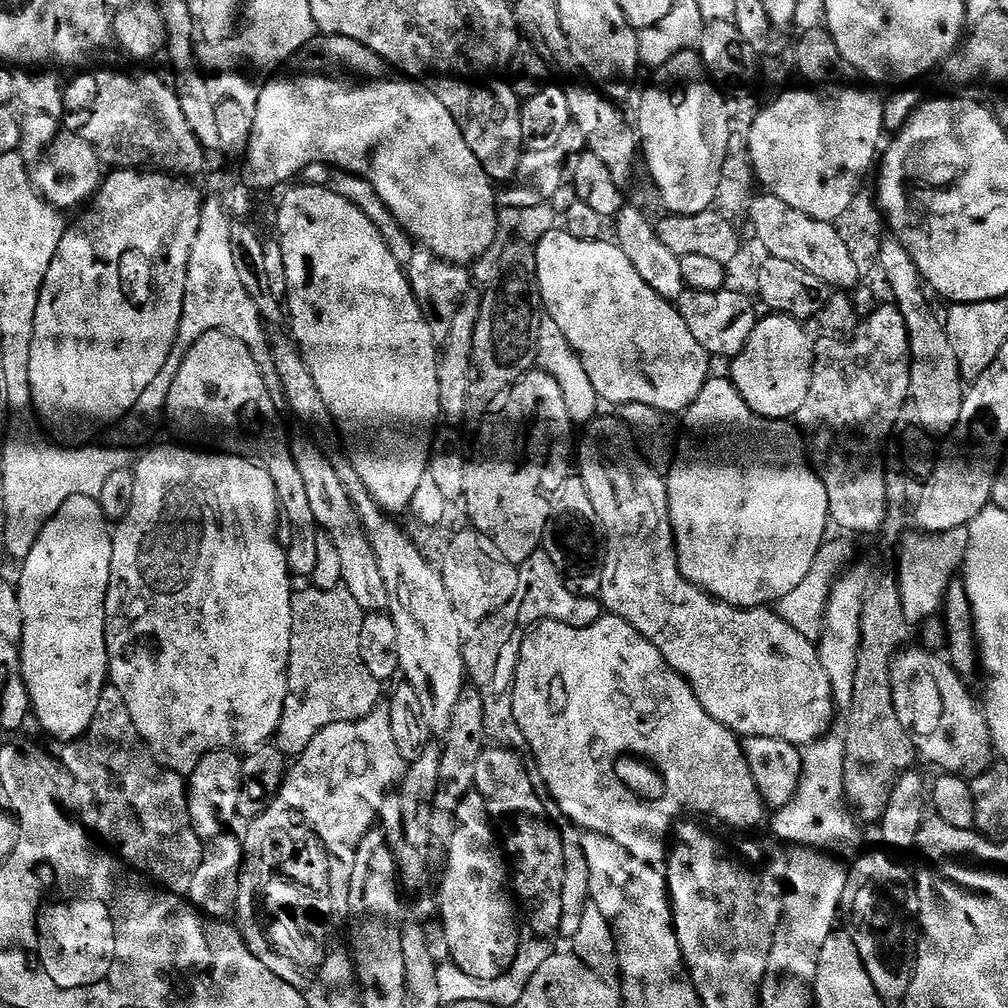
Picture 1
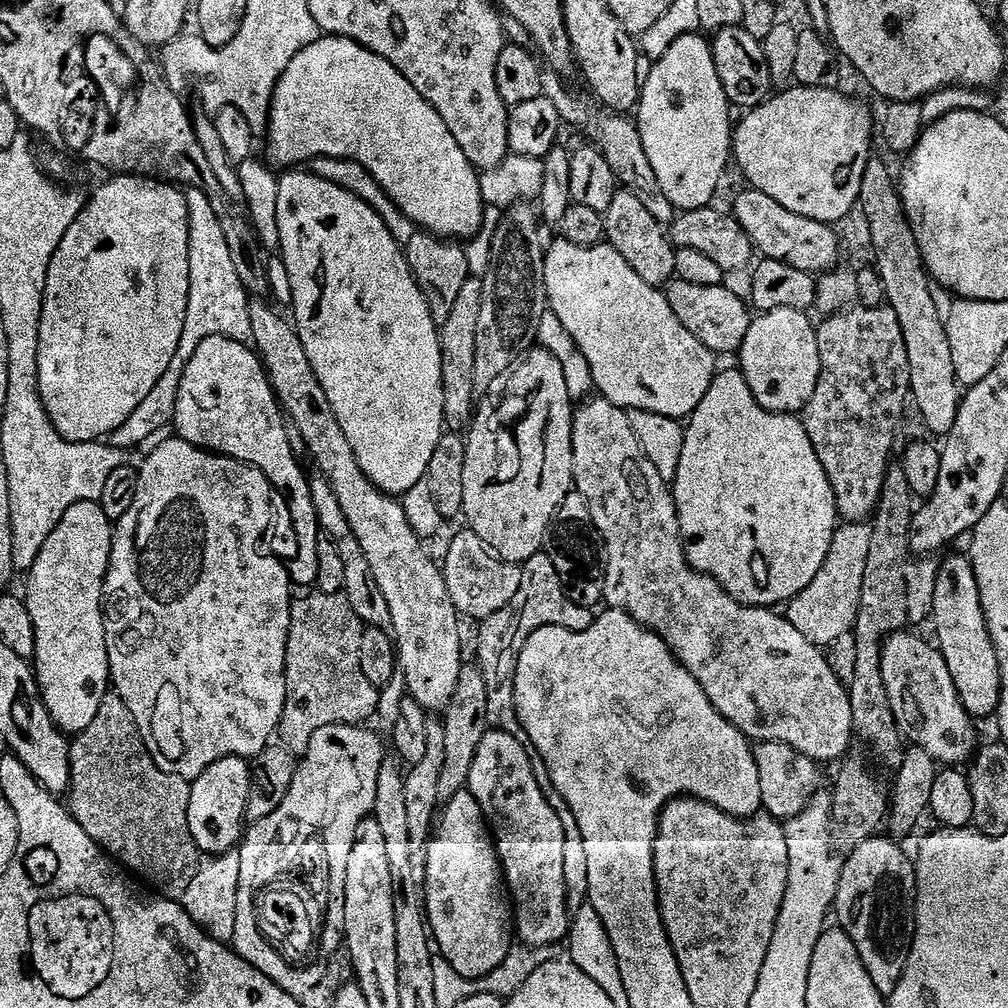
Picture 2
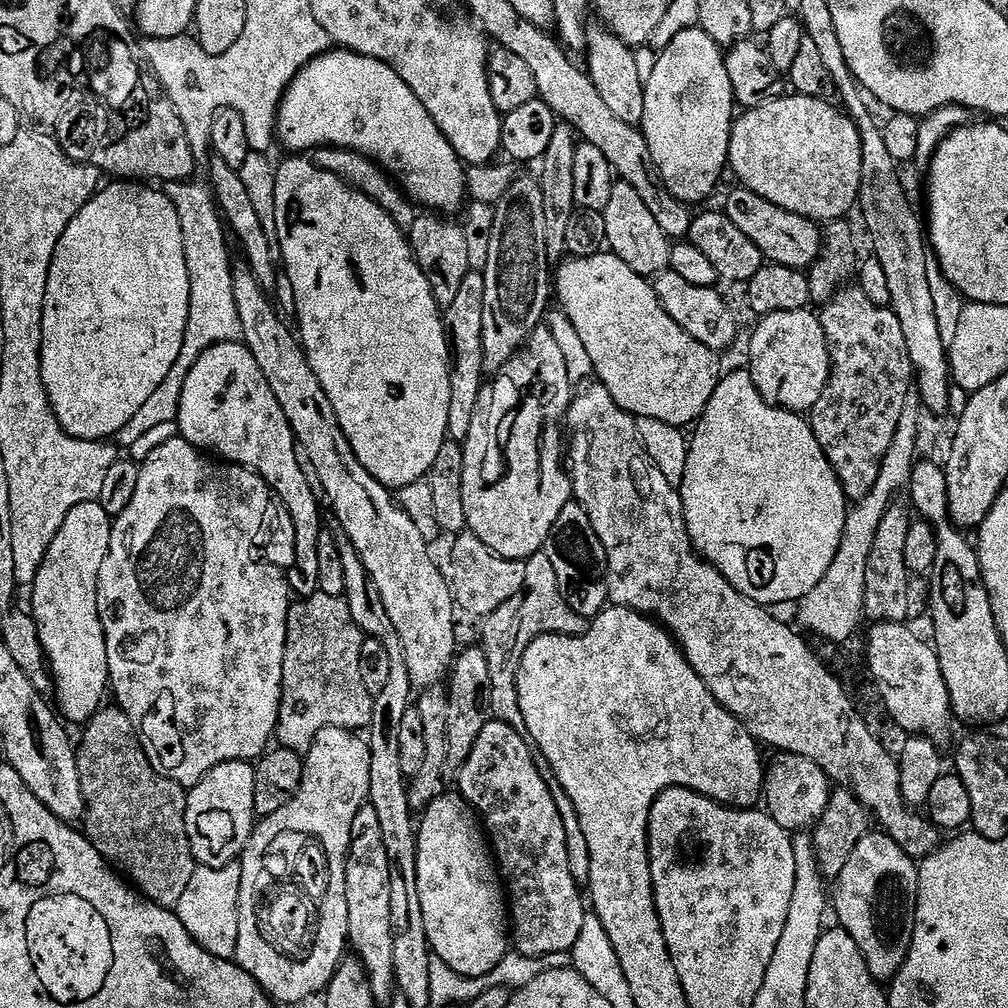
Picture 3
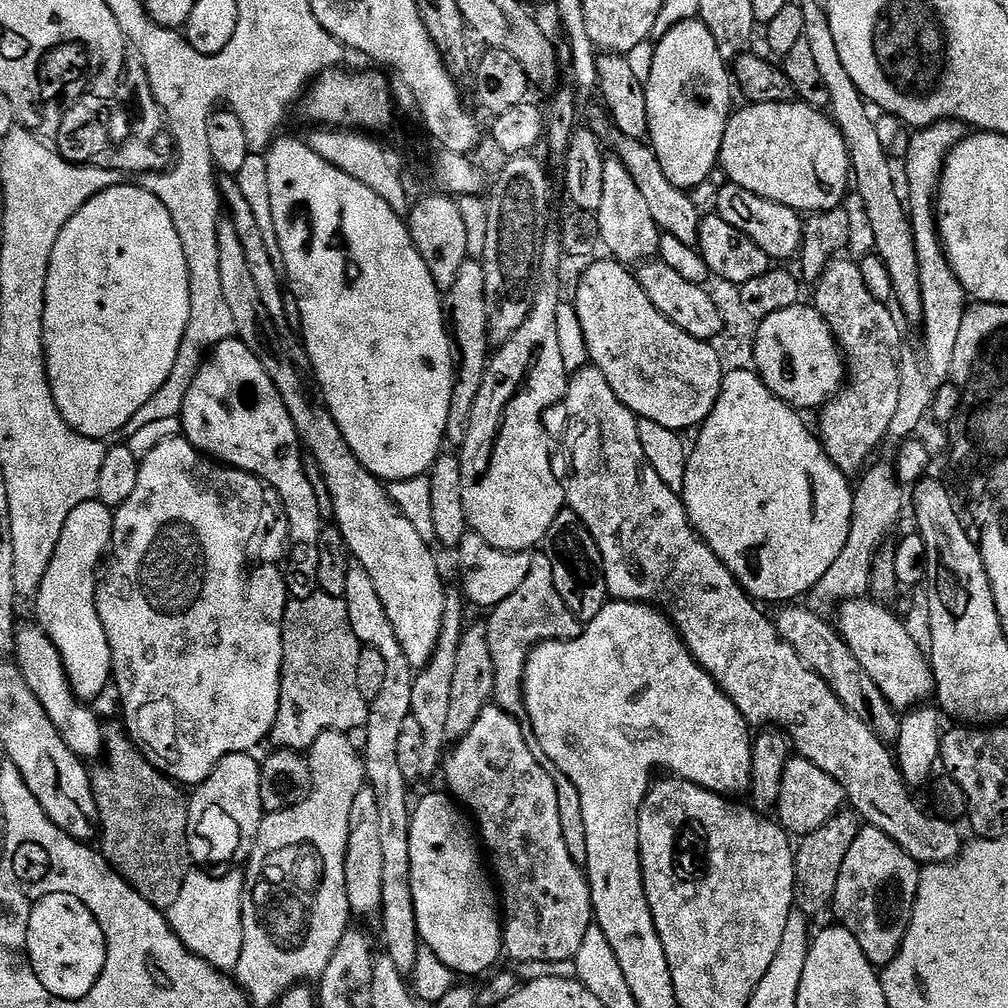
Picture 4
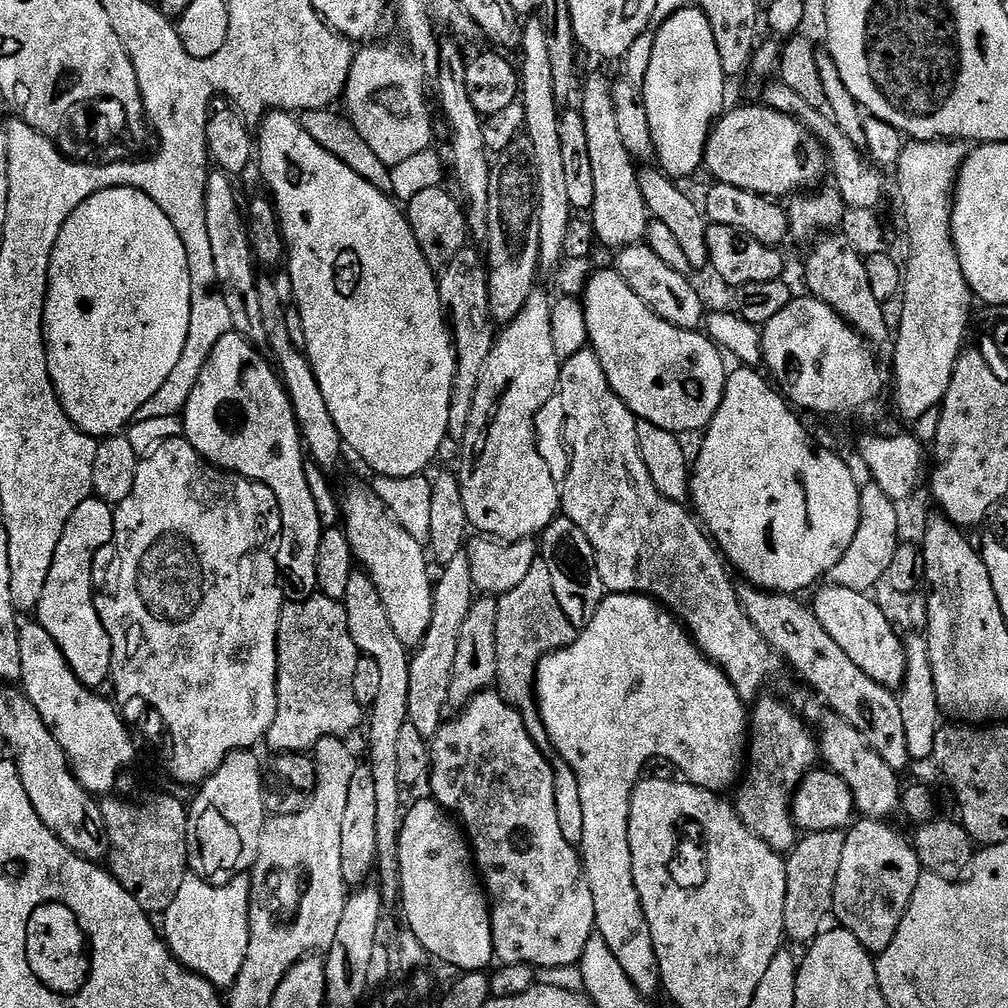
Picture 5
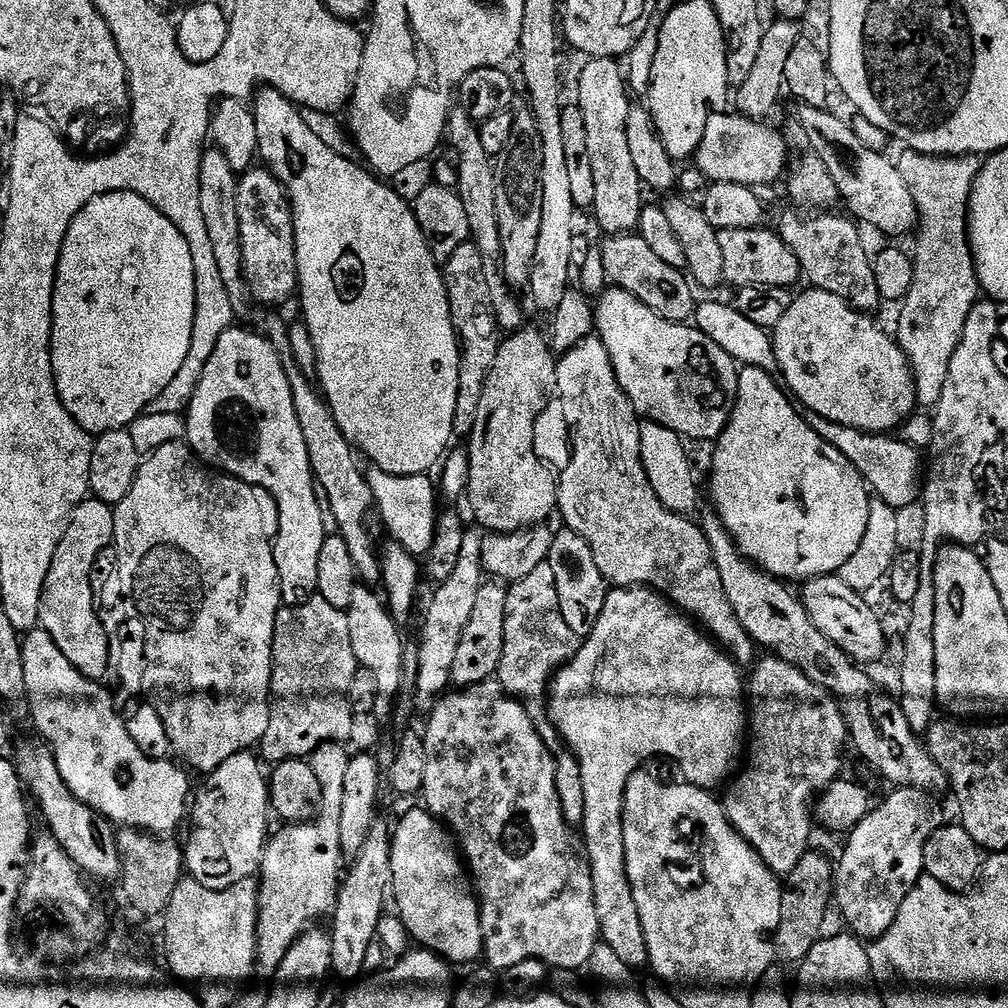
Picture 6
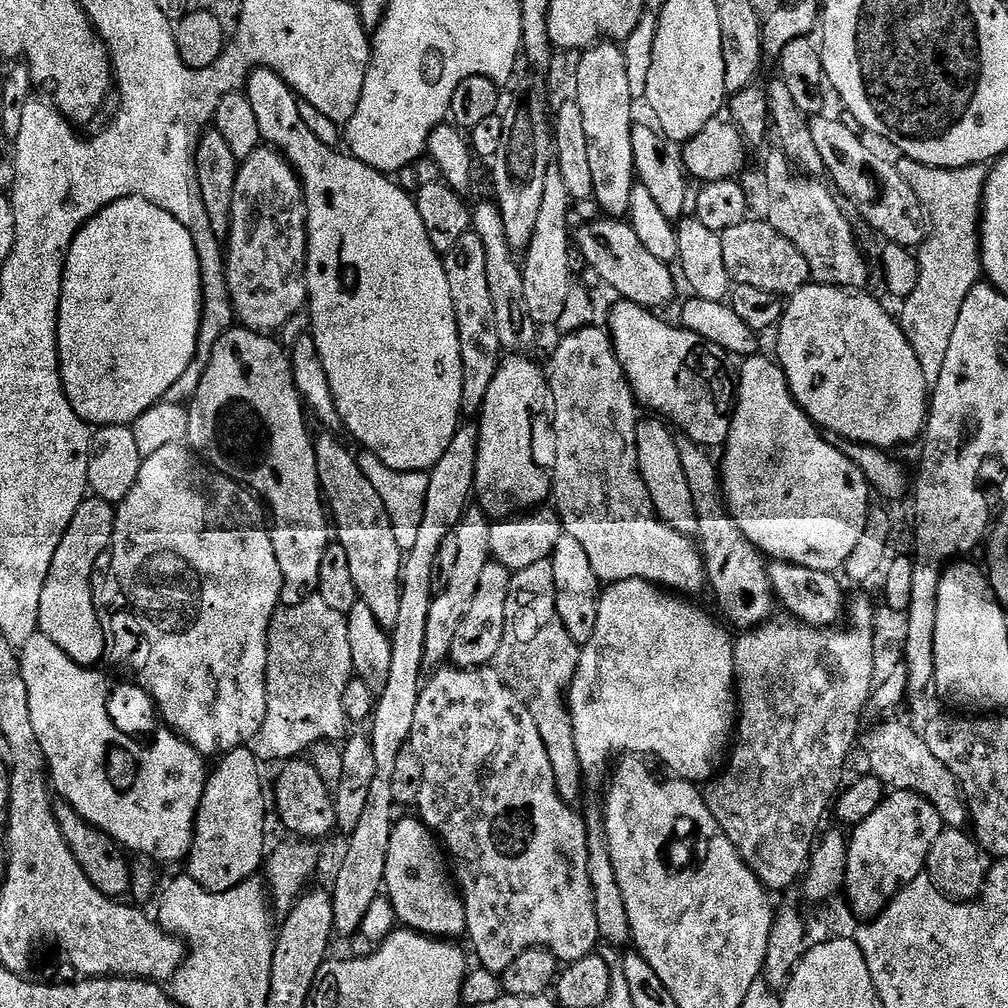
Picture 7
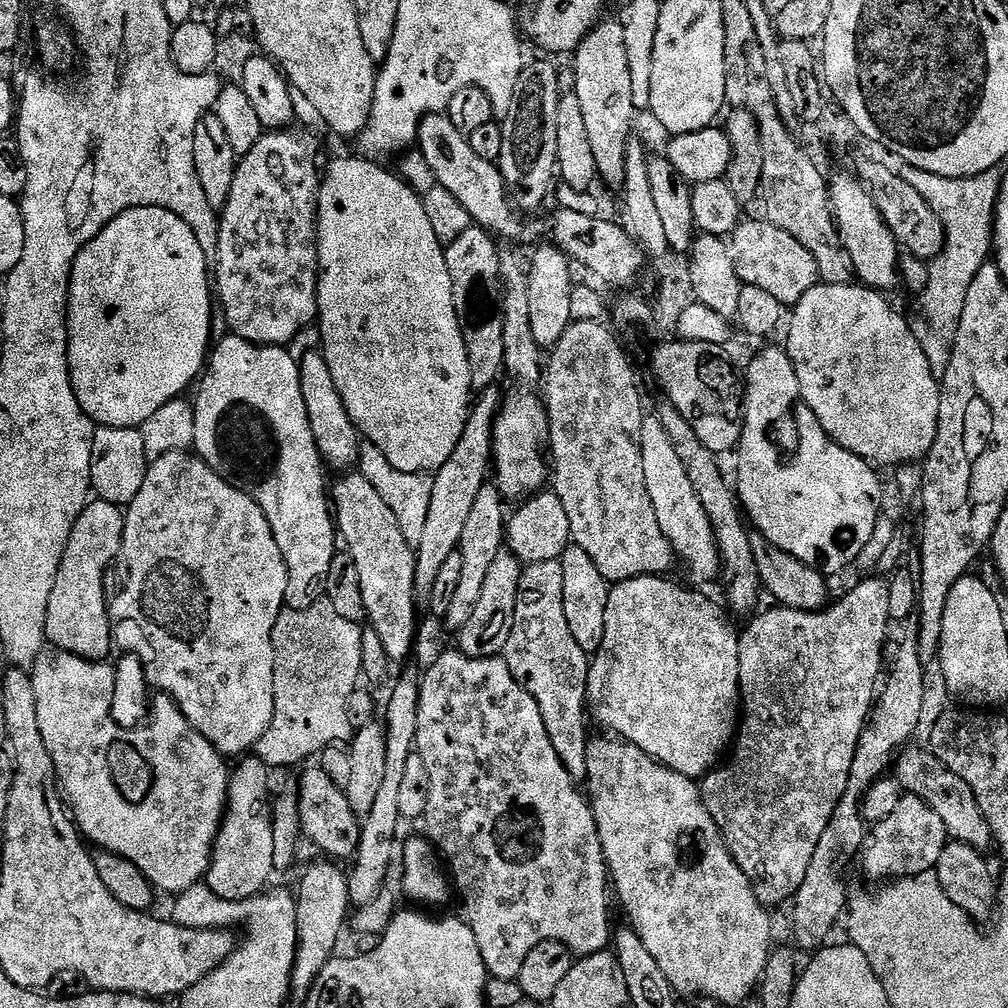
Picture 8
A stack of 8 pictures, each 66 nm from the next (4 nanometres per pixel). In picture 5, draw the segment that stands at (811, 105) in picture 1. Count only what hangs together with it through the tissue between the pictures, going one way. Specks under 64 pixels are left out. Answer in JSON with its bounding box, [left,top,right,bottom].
[705,106,830,198]

